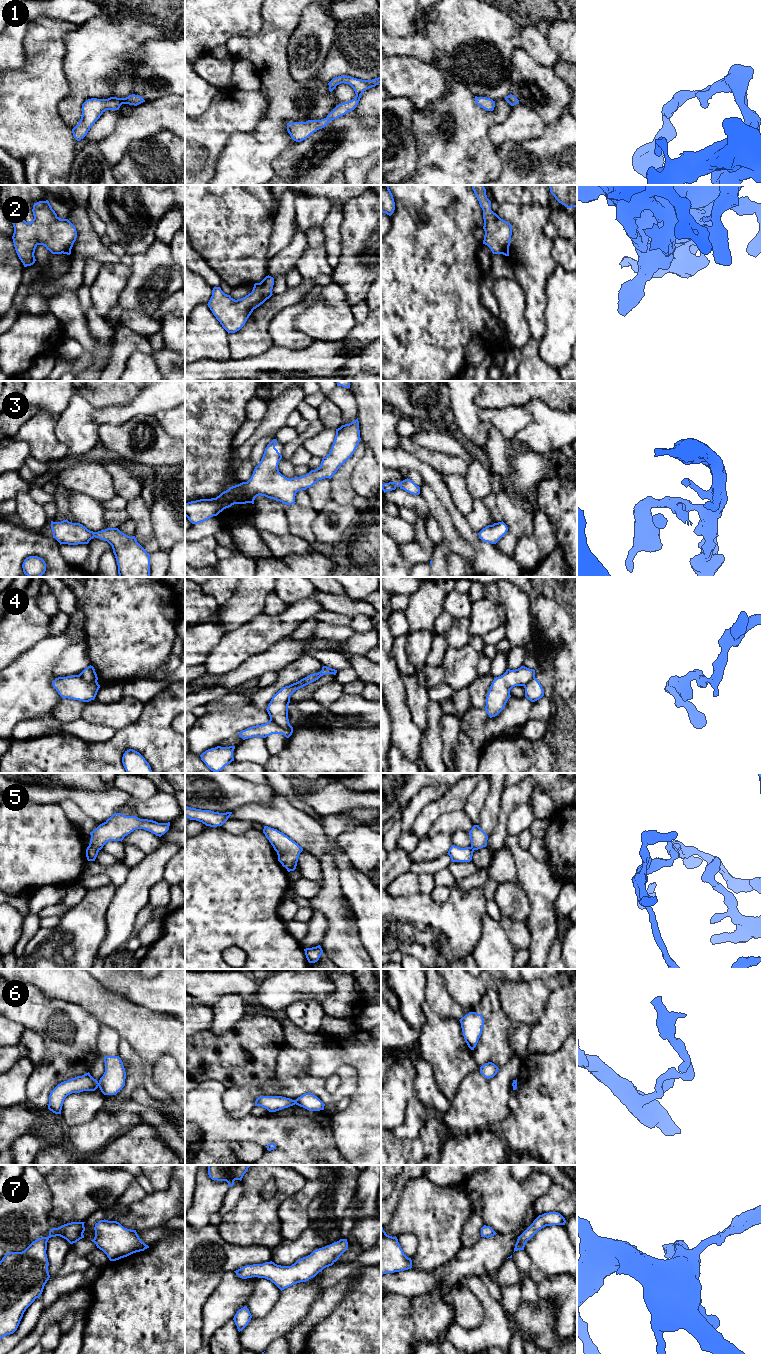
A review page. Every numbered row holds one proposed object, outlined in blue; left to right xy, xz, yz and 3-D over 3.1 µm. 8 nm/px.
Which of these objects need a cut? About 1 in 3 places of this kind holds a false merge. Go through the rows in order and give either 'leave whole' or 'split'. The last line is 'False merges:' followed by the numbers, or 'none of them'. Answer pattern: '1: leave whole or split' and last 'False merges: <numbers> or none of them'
1: leave whole
2: leave whole
3: leave whole
4: split
5: split
6: split
7: leave whole
False merges: 4, 5, 6

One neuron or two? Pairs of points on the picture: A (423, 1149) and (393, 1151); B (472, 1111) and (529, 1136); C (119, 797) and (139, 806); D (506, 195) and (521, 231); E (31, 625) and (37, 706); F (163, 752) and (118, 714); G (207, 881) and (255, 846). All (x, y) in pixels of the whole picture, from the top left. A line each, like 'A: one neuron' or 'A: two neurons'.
A: one neuron
B: two neurons
C: two neurons
D: two neurons
E: two neurons
F: two neurons
G: one neuron

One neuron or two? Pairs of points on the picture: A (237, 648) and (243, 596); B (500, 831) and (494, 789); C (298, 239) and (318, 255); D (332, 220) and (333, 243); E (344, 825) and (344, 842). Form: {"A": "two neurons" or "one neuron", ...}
{"A": "two neurons", "B": "two neurons", "C": "two neurons", "D": "one neuron", "E": "two neurons"}

